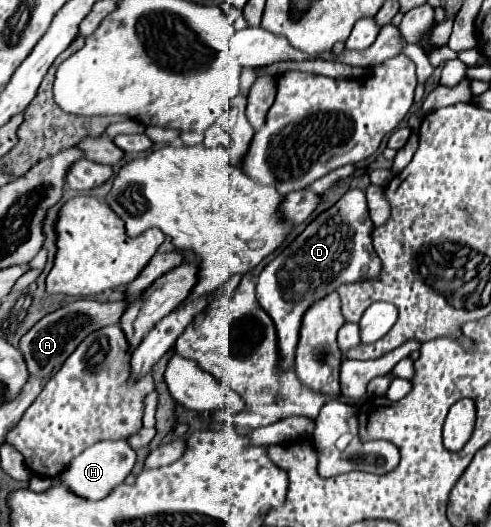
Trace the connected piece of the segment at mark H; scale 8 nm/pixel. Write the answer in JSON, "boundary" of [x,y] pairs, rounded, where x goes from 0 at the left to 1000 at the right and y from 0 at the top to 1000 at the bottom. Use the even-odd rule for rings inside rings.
{"boundary":[[[212,835],[212,839],[196,839],[187,850],[175,850],[163,865],[155,865],[134,888],[134,896],[126,899],[126,911],[159,941],[204,949],[232,922],[253,915],[253,907],[269,896],[273,880],[277,880],[277,858],[265,850],[257,835]]]}

